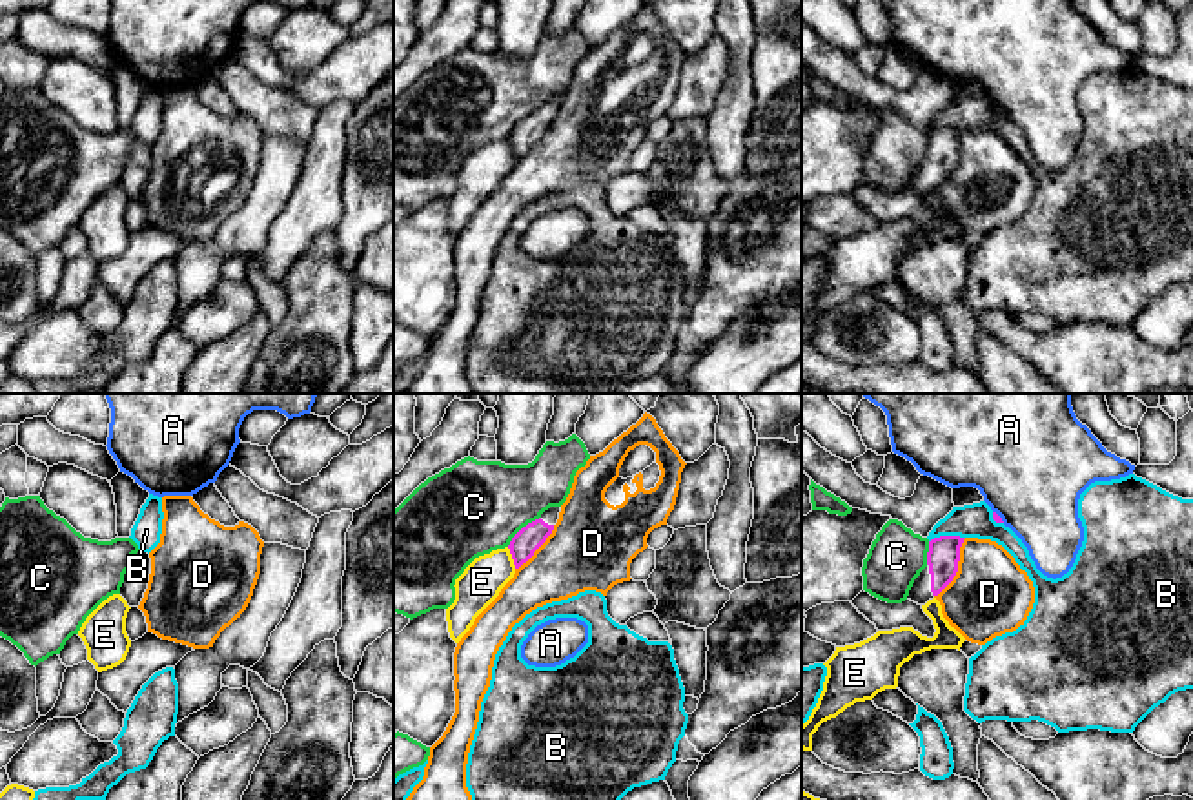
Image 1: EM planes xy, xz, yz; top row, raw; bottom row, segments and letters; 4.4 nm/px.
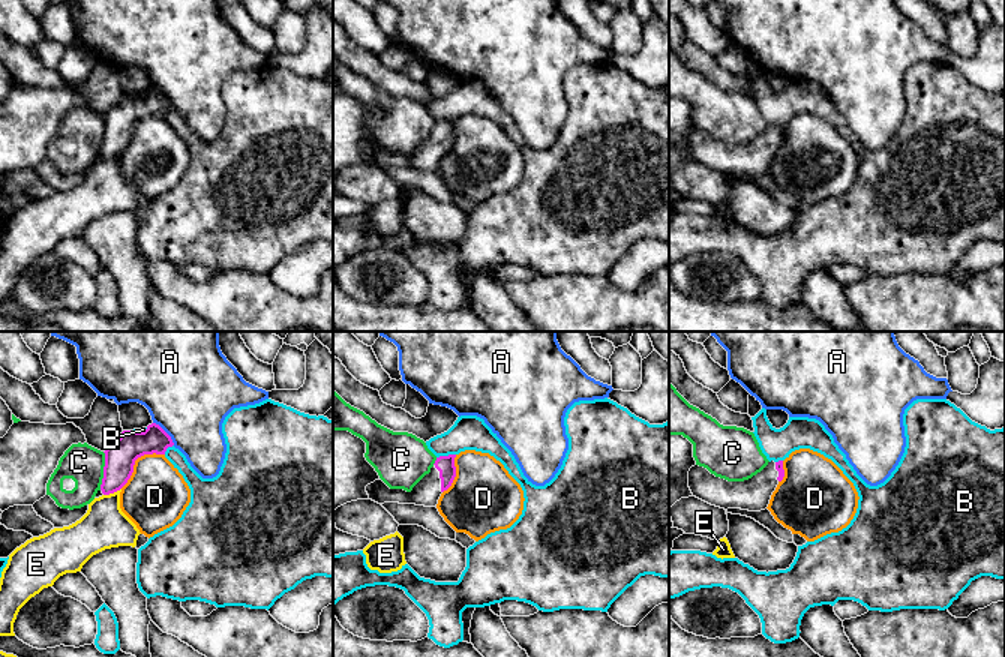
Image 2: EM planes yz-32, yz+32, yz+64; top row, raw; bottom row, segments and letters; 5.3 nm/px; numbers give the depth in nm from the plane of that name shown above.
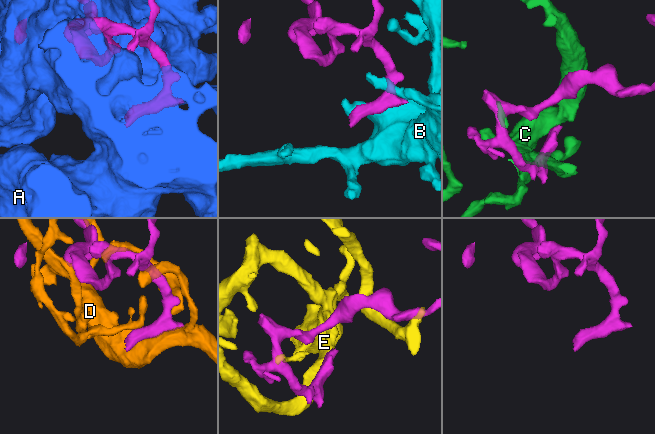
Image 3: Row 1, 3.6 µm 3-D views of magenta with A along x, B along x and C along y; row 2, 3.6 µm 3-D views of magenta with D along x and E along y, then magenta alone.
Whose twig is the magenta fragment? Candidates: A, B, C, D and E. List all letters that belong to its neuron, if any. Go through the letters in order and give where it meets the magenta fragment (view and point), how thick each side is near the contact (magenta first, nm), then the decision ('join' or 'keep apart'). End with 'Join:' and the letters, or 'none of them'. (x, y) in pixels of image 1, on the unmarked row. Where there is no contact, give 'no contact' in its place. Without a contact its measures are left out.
A: yz (999, 108) | 40/480 nm | keep apart
B: yz (946, 128) | 140/150 nm | keep apart
C: xz (521, 121) | 120/420 nm | keep apart
D: yz (957, 159) | 140/360 nm | keep apart
E: xz (512, 150) | 120/190 nm | keep apart
Join: none of them

